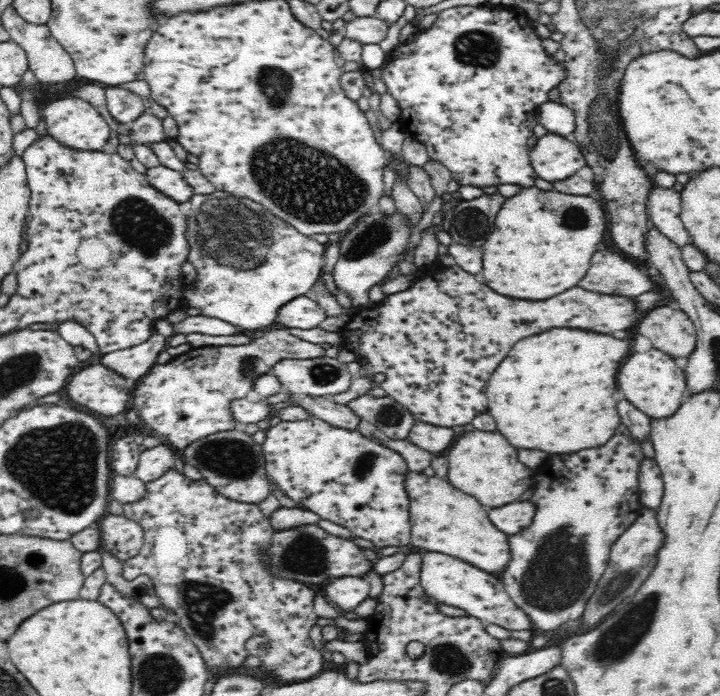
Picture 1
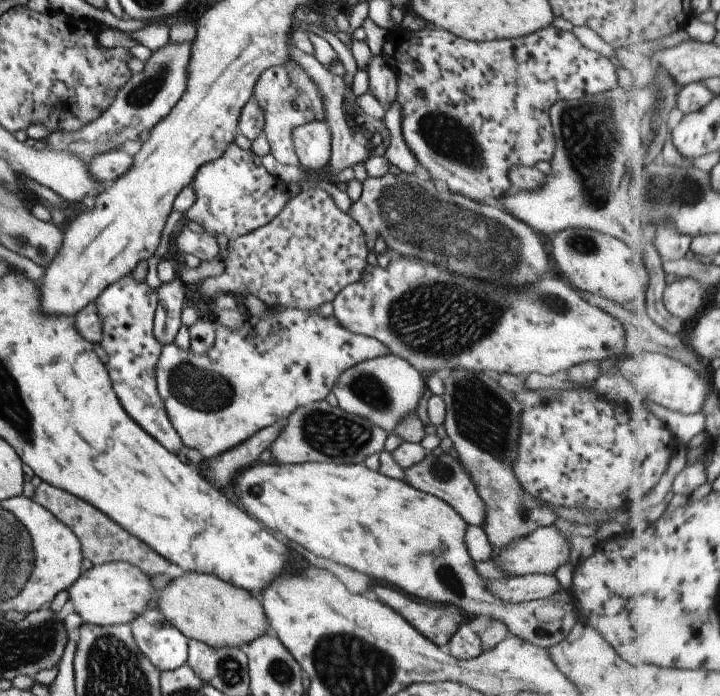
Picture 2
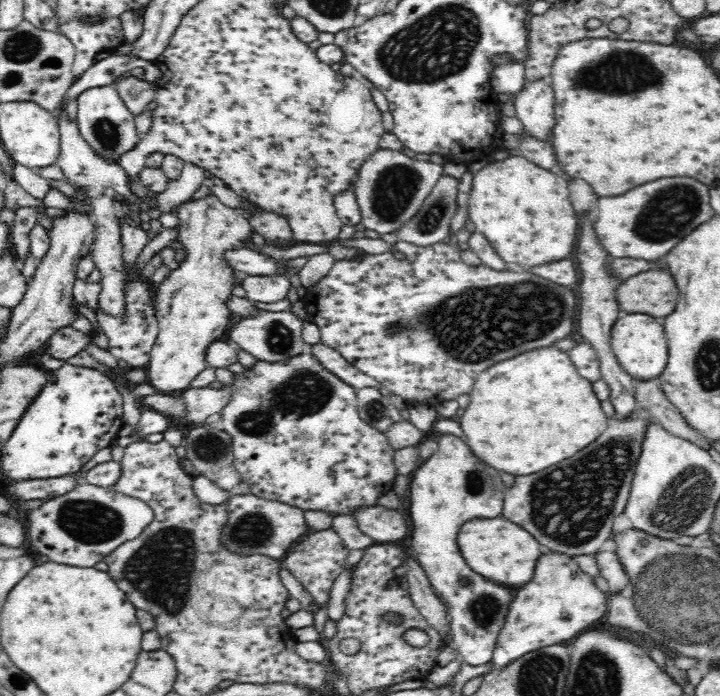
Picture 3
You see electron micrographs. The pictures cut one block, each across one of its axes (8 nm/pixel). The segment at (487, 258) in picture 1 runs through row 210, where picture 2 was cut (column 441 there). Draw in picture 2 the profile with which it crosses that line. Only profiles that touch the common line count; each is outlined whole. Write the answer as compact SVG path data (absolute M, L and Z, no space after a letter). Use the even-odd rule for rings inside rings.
M276 462L270 463L256 463L253 467L246 469L238 476L234 478L232 486L230 488L240 504L244 508L248 508L248 512L252 512L254 516L258 516L266 526L270 526L272 530L276 532L282 532L284 536L288 536L288 544L300 544L304 550L312 552L313 557L320 557L323 559L334 560L338 564L344 564L344 566L350 566L354 570L360 570L380 582L392 582L392 586L408 592L410 596L416 596L420 600L430 602L436 602L436 604L454 605L462 610L462 612L468 612L472 616L488 616L492 620L500 620L504 623L509 634L521 638L524 642L533 644L534 646L547 649L555 644L558 644L569 632L572 627L577 623L578 618L575 612L575 607L572 603L563 603L562 601L555 600L553 597L547 599L536 599L533 601L524 601L521 603L508 603L502 599L496 598L491 595L491 592L487 589L484 579L478 574L478 571L474 569L475 560L470 556L465 536L469 524L448 504L444 499L431 495L430 493L422 492L413 486L410 486L406 481L400 479L393 479L387 477L381 473L370 470L364 463L362 464L336 464L336 463L298 463L297 465L279 465Z

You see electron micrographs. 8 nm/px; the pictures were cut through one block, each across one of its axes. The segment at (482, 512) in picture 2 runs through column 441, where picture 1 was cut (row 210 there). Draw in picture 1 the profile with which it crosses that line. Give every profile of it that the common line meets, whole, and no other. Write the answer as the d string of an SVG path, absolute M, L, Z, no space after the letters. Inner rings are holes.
M496 192L458 202L454 211L445 216L445 230L451 234L452 242L481 247L495 228L497 212L506 199Z

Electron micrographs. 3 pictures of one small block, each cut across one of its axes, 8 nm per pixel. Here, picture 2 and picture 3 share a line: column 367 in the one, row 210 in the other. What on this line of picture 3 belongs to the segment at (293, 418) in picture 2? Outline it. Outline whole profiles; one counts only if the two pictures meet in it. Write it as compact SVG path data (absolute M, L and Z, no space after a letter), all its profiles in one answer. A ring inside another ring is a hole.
M442 174L420 210L396 231L398 240L416 246L442 242L450 234L450 222L458 212L458 184L460 179Z

